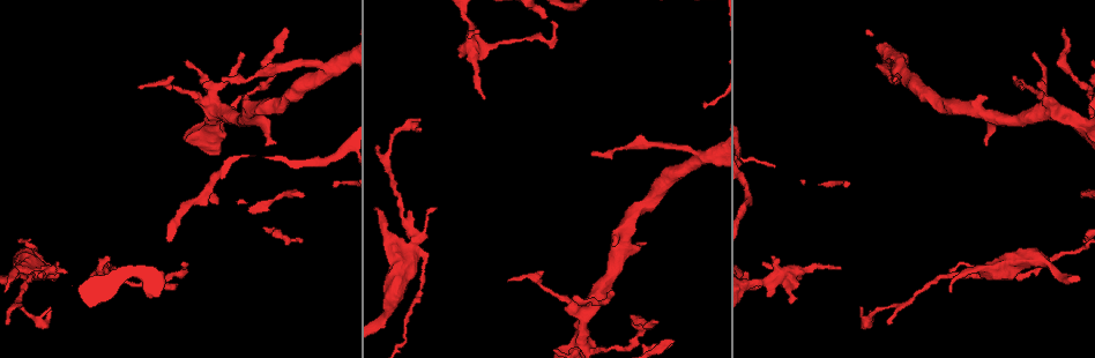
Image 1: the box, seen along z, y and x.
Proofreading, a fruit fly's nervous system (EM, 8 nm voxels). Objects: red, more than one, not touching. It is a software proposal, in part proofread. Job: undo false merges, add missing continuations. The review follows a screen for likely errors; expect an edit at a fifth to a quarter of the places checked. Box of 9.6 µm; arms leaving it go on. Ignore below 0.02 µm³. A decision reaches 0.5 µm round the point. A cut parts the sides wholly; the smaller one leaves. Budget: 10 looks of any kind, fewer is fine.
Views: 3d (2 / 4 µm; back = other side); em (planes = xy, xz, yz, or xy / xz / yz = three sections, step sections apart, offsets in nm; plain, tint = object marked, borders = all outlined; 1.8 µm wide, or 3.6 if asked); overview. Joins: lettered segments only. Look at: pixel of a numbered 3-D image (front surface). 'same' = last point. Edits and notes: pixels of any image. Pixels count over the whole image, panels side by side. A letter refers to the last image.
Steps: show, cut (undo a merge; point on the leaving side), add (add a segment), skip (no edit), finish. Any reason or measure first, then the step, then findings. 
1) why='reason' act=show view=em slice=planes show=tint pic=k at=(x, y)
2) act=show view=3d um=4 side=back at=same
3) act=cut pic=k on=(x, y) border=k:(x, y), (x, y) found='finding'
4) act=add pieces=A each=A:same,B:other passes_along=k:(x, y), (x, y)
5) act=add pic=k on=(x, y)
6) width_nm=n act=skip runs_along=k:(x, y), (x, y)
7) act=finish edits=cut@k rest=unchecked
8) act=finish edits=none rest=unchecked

why='small branch off a trunk' act=show view=em slice=planes show=plain pic=1 at=(412, 255)

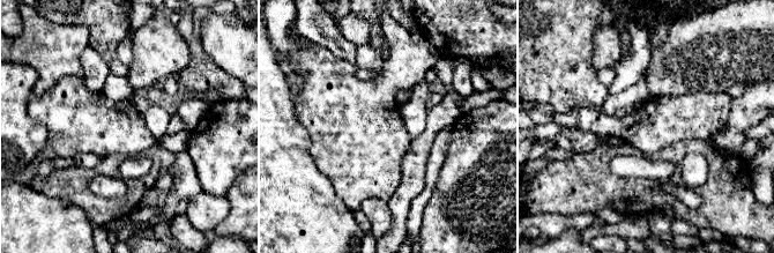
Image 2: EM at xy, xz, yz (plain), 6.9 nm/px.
why='with the object marked' act=show view=em slice=planes show=tint at=same

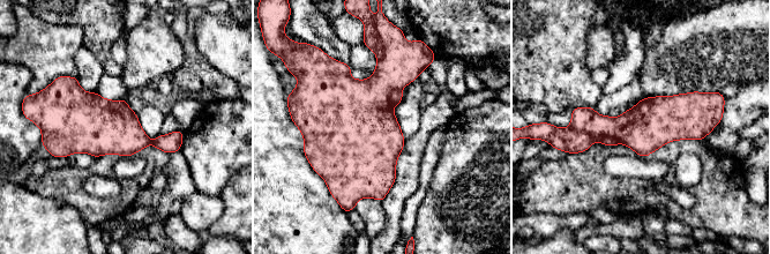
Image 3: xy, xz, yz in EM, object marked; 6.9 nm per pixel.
act=show view=em slice=planes show=borders at=same

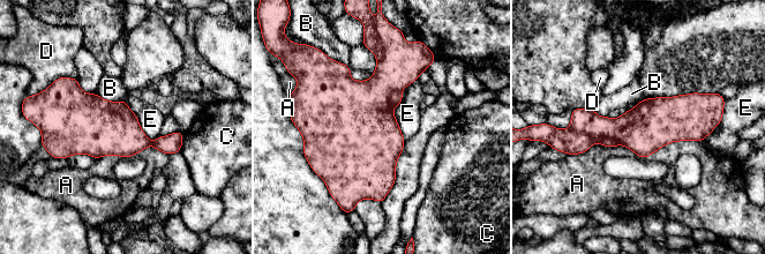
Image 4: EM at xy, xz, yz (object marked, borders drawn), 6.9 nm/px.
width_nm=360 act=cut pic=4 on=(568, 141) each=A:other,B:other,C:other,D:other,E:other border=4:(569, 127), (620, 143) found='a second cell is stuck on'

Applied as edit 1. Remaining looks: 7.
act=show view=overview

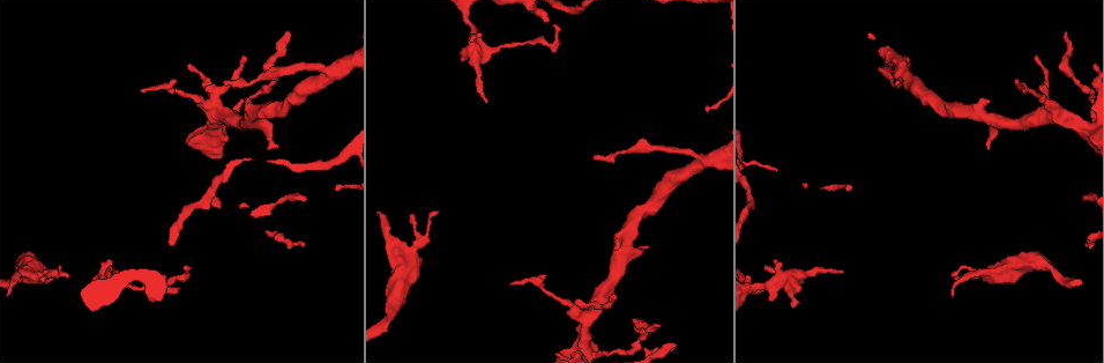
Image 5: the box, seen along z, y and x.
why='thin end' act=show view=3d um=2 pic=5 at=(648, 245)

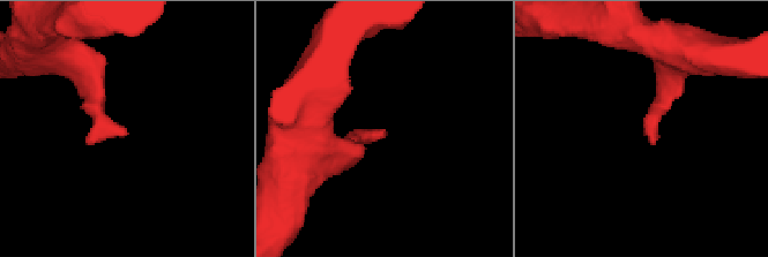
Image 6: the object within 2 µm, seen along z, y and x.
act=show view=em slice=planes show=plain pic=6 at=(385, 133)

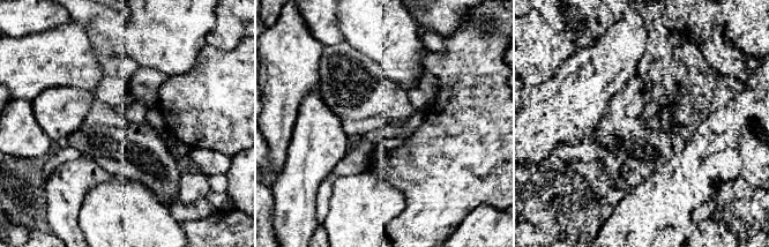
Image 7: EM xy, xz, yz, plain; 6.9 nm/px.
act=show view=em slice=planes show=borders at=same

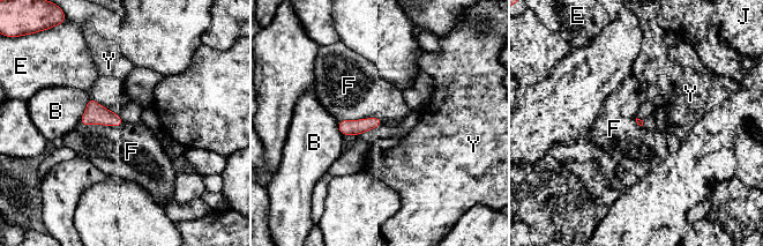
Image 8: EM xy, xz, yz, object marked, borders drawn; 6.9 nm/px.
act=skip each=B:other,E:other,F:other,J:other,Y:other border=8:(80, 121), (114, 126), (124, 122) found='none of them fits'

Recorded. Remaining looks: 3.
why='branch stops here' act=show view=3d um=2 pic=5 at=(655, 327)

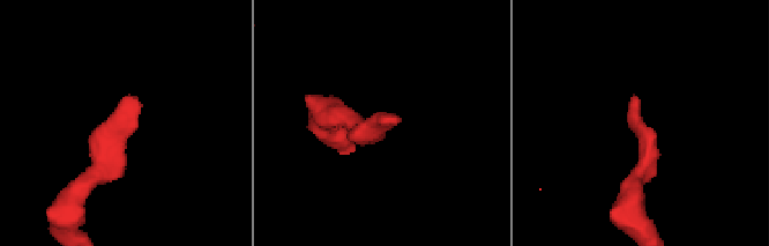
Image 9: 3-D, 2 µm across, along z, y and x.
act=show view=em slice=xy step=16 show=borders pic=9 at=(131, 99)

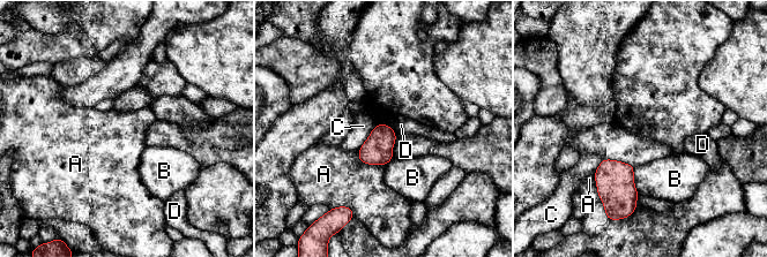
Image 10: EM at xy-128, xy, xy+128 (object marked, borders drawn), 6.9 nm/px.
act=skip each=A:other,B:other,C:other,D:other border=10:(358, 150), (363, 163), (385, 165) found='no lettered segment goes on from it'

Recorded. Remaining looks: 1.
act=finish edits=cut@4 rest=unchecked

